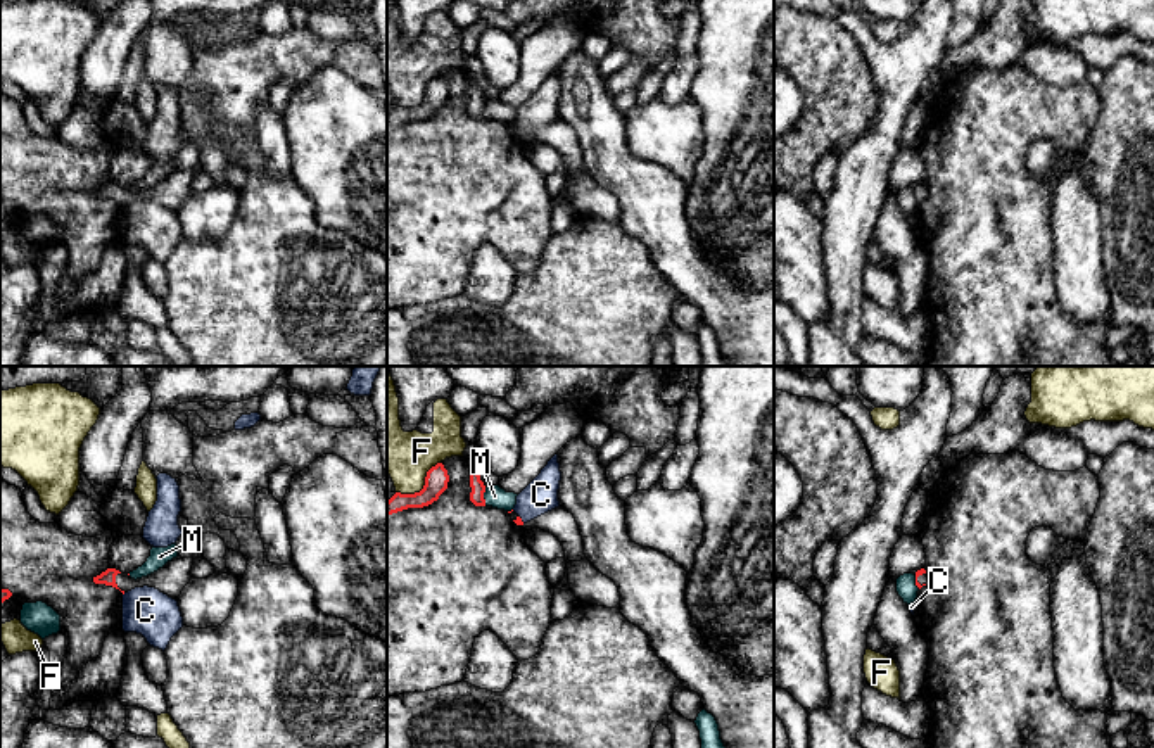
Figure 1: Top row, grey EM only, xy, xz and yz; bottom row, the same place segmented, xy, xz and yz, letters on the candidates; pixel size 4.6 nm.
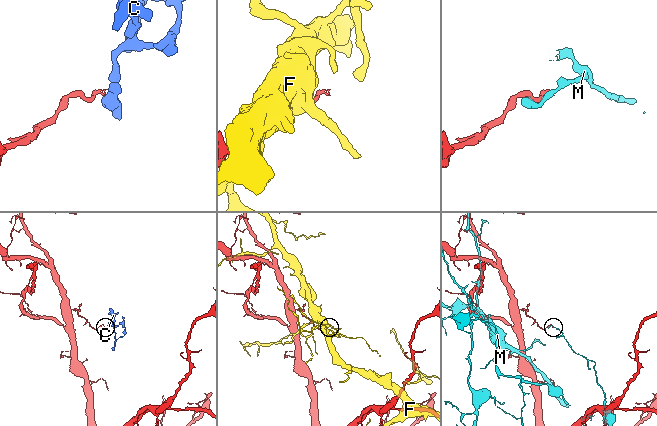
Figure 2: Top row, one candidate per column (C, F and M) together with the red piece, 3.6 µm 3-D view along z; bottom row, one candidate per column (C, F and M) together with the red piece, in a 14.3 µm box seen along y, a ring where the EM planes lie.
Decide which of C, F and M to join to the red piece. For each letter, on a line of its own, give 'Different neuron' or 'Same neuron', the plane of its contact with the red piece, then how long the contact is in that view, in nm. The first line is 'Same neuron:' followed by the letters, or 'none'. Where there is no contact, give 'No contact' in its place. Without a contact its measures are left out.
Same neuron: none
C: Different neuron. Touches red in xz. Shared border 50 nm
F: Different neuron. Touches red in xz. Shared border 260 nm
M: Different neuron. Touches red in xz. Shared border 90 nm

